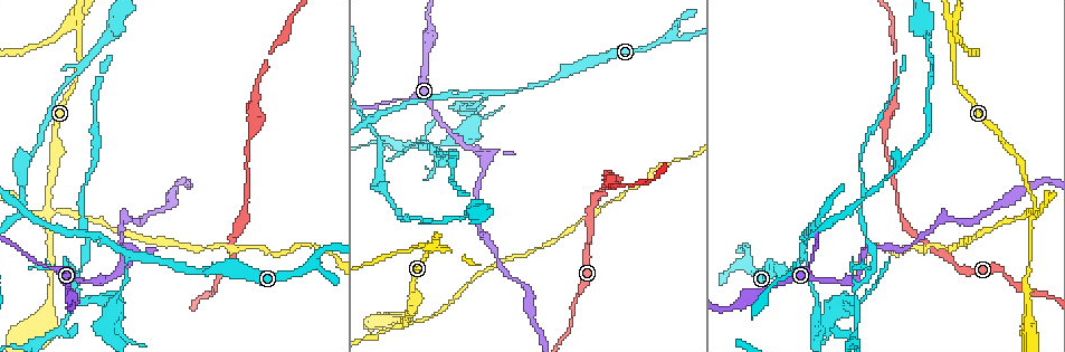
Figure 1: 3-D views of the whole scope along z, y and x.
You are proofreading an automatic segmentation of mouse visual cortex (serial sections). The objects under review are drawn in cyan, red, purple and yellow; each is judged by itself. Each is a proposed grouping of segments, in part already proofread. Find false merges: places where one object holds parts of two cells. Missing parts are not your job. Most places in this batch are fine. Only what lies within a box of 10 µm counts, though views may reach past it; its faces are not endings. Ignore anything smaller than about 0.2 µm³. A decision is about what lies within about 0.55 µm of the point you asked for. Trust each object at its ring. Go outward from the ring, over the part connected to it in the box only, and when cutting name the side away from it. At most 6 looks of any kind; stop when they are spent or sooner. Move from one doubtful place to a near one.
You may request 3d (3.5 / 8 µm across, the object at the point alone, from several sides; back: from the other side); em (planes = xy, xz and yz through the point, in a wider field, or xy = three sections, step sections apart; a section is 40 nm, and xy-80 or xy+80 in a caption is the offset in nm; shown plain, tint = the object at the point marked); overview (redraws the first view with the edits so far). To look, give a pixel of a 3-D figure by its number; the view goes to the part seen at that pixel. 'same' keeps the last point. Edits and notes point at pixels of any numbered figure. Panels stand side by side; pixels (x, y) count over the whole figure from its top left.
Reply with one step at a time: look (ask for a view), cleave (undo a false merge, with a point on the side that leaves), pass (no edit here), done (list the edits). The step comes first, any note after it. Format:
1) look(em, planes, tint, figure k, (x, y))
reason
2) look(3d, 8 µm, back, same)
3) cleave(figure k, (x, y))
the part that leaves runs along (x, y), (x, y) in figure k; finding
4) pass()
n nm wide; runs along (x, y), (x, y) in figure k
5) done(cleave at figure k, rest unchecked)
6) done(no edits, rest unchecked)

look(3d, 3.5 µm, figure 1, (488, 157))
abrupt turn

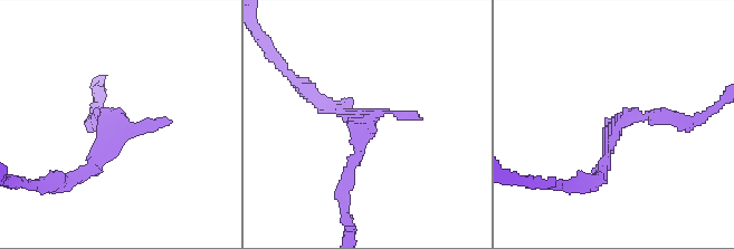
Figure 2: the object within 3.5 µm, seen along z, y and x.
look(em, xy, step 3, tint, figure 2, (118, 119))

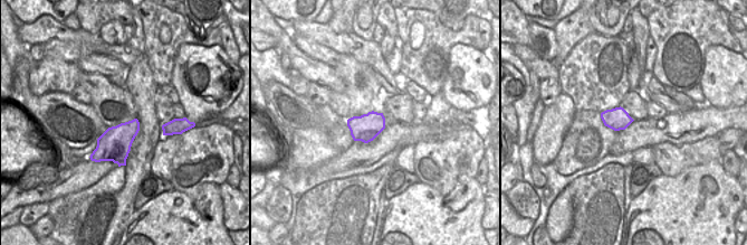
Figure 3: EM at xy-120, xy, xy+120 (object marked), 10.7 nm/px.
pass()
runs along (601, 179), (620, 120), (684, 120) in figure 2; one cell here

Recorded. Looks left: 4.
look(3d, 3.5 µm, figure 1, (802, 256))
a fork

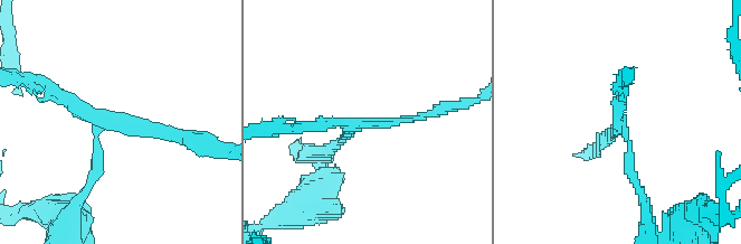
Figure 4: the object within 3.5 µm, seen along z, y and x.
look(em, planes, tint, figure 4, (113, 124))
now the EM

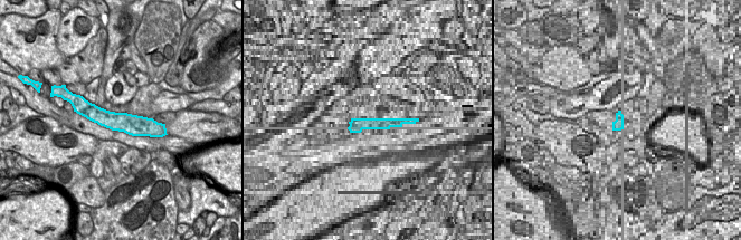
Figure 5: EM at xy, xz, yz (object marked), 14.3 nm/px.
cleave(figure 4, (634, 175))
3 arms; the part that leaves runs along (628, 139), (648, 232) in figure 4; two cells meet here

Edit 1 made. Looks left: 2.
look(3d, 3.5 µm, figure 1, (438, 239))
sharp bend

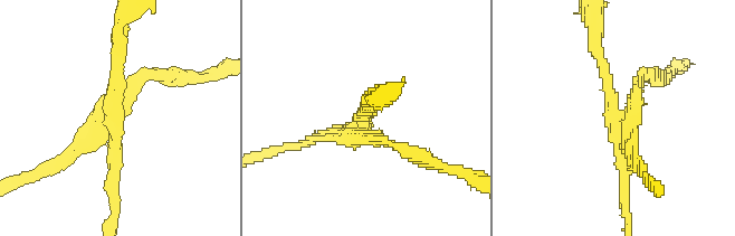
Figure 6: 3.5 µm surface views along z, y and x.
look(em, xy, step 5, tint, figure 6, (114, 132))
need the tissue

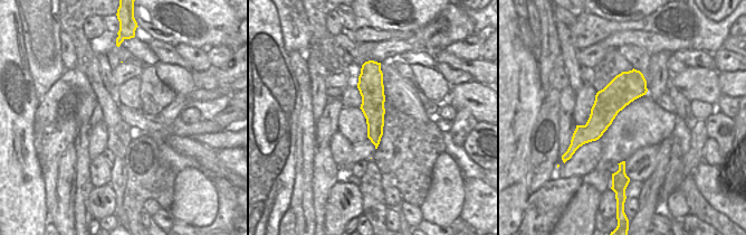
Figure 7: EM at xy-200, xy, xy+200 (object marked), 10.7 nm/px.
pass()
runs along (112, 205), (112, 119), (70, 157) in figure 6; all the same cell

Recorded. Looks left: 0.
done(cleave at figure 4, rest unchecked)

